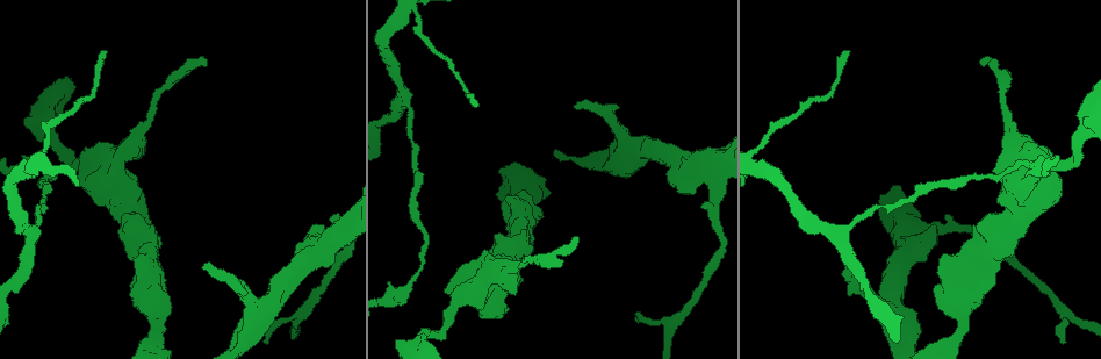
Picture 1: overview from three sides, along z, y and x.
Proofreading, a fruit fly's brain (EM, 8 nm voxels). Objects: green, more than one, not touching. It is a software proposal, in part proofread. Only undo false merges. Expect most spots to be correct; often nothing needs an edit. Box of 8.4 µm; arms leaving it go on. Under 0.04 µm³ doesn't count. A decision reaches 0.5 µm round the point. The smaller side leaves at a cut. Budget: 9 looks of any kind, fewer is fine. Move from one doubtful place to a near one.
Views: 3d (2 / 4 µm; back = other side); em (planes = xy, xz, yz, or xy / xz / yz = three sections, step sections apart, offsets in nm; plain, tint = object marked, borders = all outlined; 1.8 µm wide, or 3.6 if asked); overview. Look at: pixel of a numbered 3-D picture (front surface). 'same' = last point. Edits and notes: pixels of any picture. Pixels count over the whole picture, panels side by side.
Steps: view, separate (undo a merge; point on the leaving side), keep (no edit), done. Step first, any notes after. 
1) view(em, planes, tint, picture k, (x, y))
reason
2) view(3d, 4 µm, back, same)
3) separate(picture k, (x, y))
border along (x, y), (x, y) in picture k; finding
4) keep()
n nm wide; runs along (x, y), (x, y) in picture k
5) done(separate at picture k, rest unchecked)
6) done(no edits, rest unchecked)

view(3d, 4 µm, back, picture 1, (244, 344))
thick turns thin

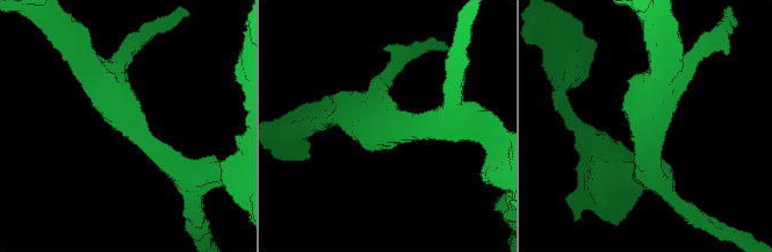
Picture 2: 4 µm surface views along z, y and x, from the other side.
view(em, 3.6 µm, planes, tint, picture 2, (128, 128))
arms of 320, 440 nm; need the tissue

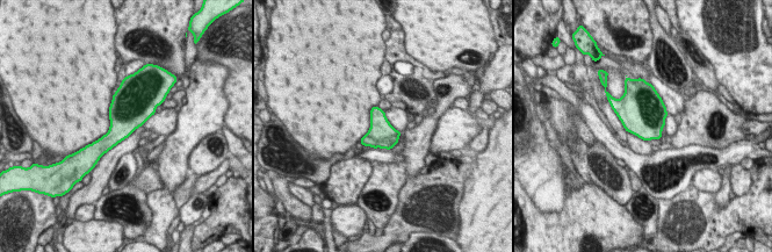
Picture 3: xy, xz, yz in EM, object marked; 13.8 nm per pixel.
keep()
continuous, no second cell

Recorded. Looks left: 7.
view(3d, 4 µm, picture 1, (154, 332))
thin neck

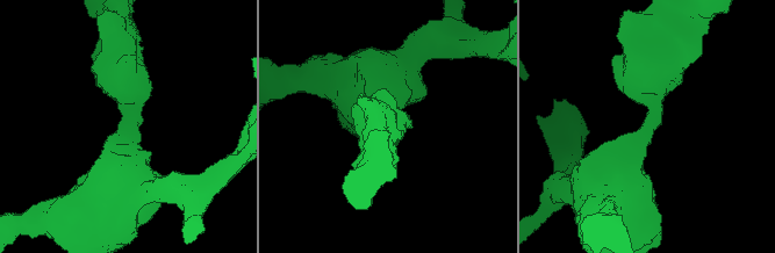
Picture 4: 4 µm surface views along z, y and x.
view(em, planes, tint, picture 4, (649, 128))
arms of 600, 600 nm; now the EM

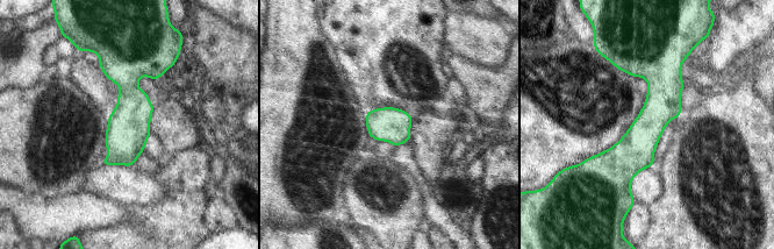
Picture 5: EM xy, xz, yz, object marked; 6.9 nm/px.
keep()
runs along (644, 58), (657, 113), (625, 193) in picture 5; one cell here

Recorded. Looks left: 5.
view(em, xy, step 16, borders, picture 1, (1004, 99))
thin neck

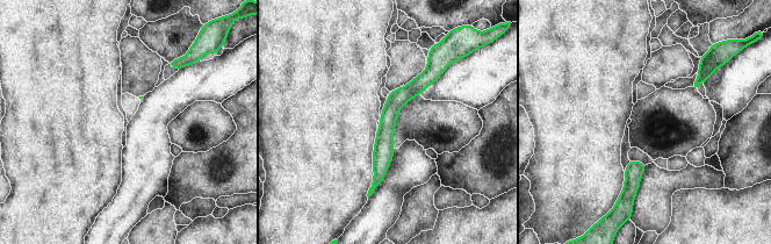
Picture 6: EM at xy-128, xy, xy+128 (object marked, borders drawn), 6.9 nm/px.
view(em, xz, step 16, borders, same)
another direction

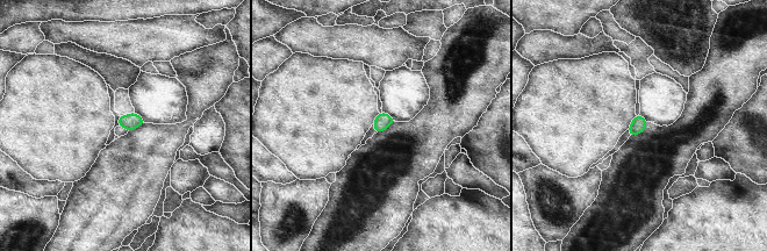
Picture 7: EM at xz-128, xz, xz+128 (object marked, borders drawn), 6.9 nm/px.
keep()
110 nm wide; continuous, no second cell

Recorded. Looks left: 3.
view(em, 3.6 µm, xz, step 16, tint, picture 1, (920, 230))
looks like a crossing

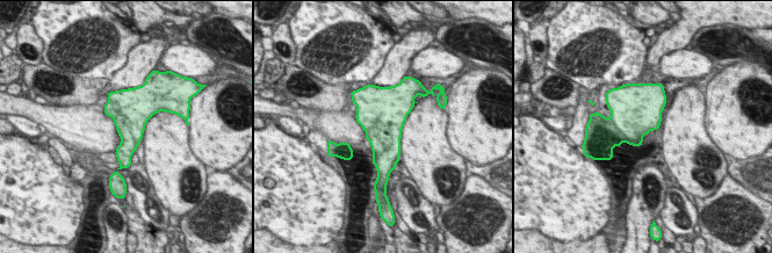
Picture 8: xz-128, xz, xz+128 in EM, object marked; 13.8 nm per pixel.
view(em, 3.6 µm, planes, borders, same)

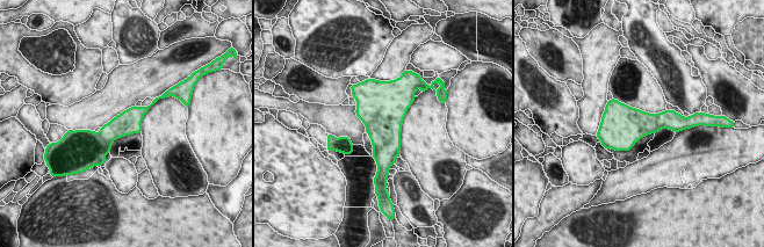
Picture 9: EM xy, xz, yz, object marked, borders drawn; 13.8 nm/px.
keep()
340 nm wide; continuous, no second cell

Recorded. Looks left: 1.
done(no edits, rest unchecked)

